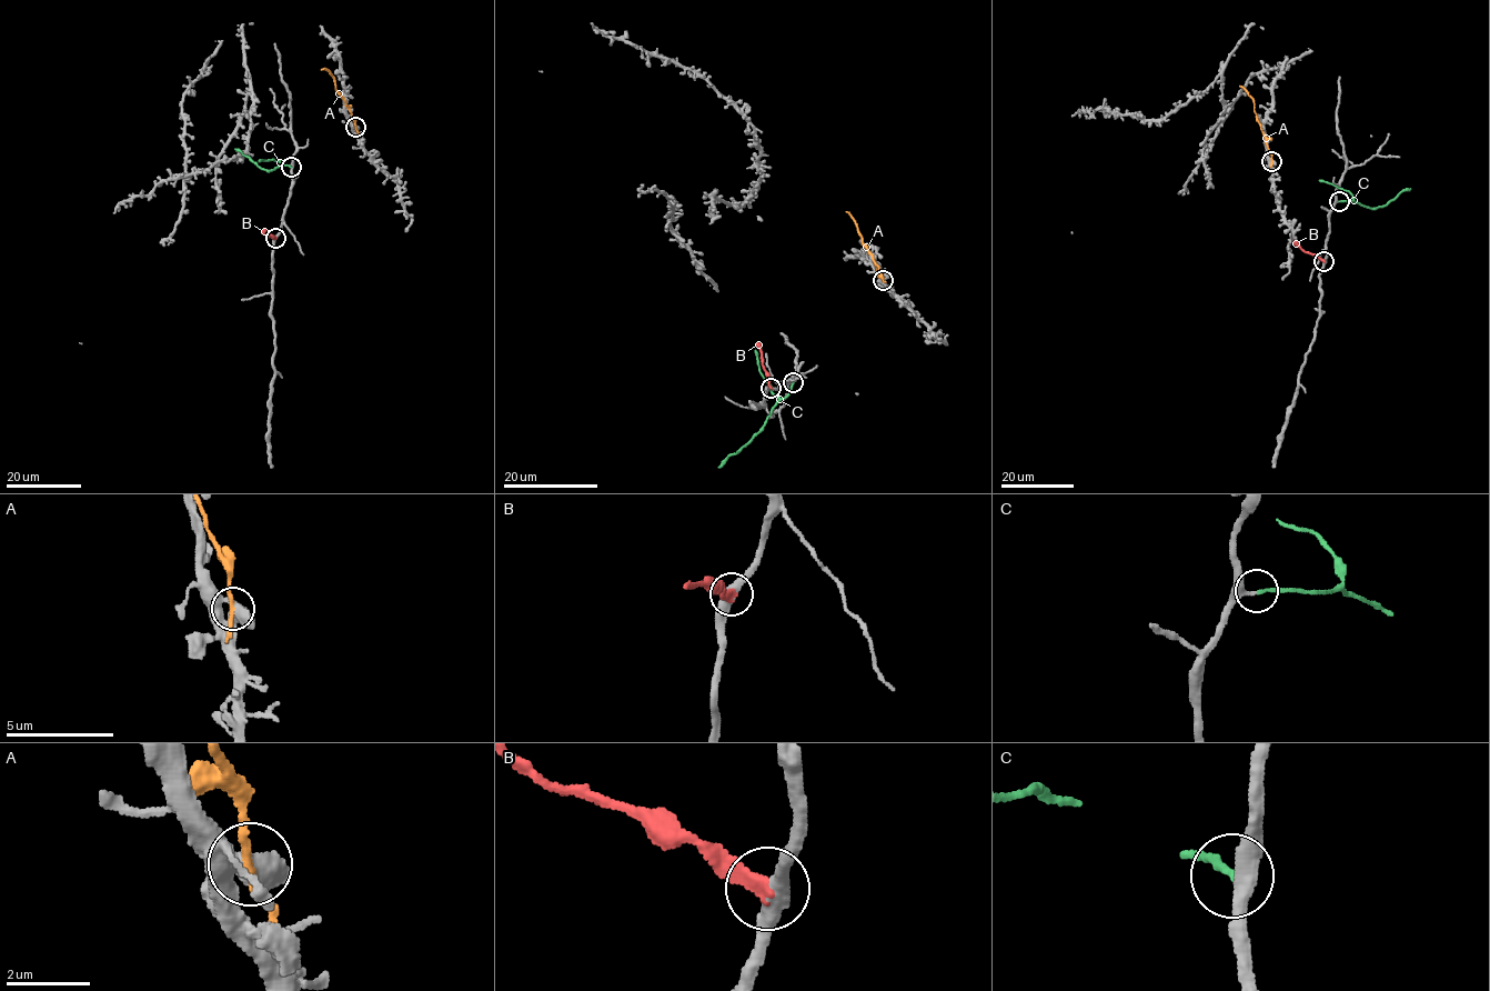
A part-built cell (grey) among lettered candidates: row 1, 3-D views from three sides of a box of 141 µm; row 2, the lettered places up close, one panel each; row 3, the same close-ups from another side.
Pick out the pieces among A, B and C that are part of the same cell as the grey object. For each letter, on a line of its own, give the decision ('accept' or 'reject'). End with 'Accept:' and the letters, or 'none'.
A: reject
B: reject
C: accept
Accept: C

